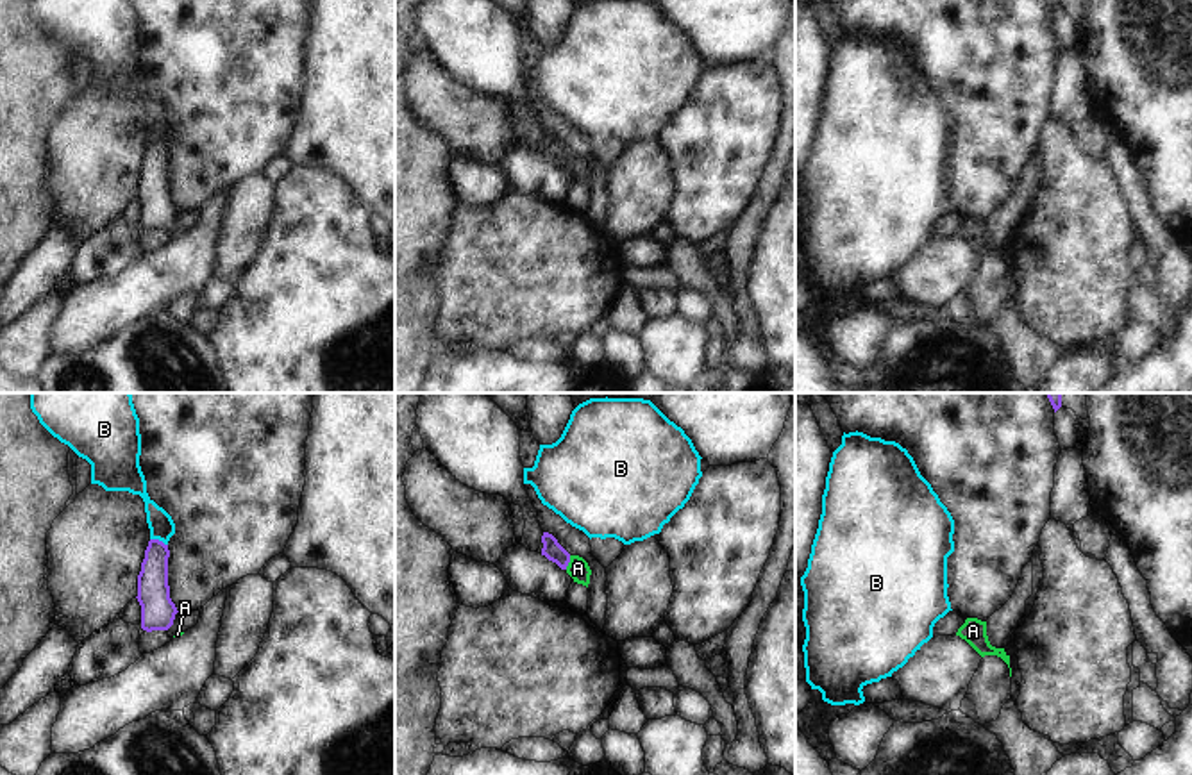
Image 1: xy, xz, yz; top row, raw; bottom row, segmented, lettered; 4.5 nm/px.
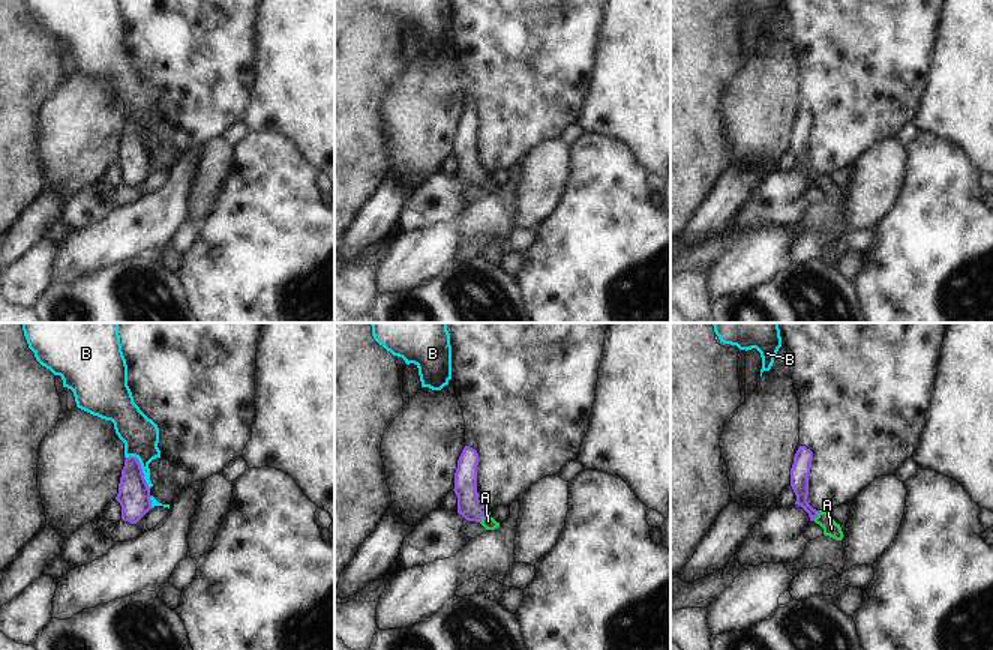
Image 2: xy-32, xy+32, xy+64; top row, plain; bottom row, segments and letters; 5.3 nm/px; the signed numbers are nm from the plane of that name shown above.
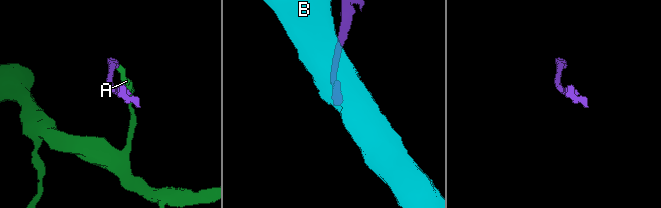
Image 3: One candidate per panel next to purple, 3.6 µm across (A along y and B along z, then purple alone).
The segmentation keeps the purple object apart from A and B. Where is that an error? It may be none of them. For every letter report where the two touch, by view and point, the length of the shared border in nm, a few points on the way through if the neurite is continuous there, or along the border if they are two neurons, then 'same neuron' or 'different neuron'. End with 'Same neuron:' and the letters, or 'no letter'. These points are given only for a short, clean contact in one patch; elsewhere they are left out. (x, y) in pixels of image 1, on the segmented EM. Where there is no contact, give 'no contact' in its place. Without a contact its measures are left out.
A: xz (569, 561) | 70 nm | across xz (553, 550), (569, 561), (578, 568) | same neuron
B: xy (158, 540) | 90 nm | along xy (151, 538), (158, 538), (167, 545) | different neuron
Same neuron: A

